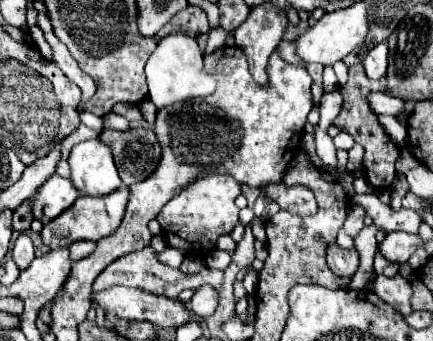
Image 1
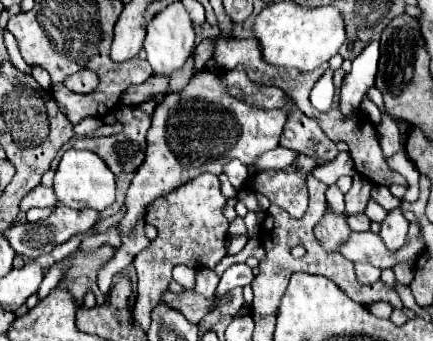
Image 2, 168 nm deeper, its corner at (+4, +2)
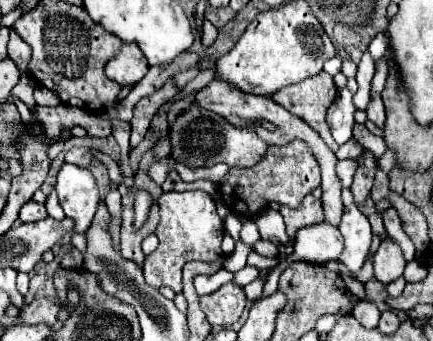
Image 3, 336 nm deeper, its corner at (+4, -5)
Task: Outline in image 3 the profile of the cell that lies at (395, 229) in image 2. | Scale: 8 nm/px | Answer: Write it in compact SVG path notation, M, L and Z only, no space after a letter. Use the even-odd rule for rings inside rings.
M381 241L377 253L373 255L373 271L375 279L381 283L391 283L403 275L405 259L401 247L395 241Z

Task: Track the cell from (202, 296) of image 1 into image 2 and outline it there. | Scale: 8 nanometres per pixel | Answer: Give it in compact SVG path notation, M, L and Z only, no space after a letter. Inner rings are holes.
M199 268L197 270L197 284L195 284L195 292L199 292L201 296L213 296L219 284L219 276L211 270L211 268Z

